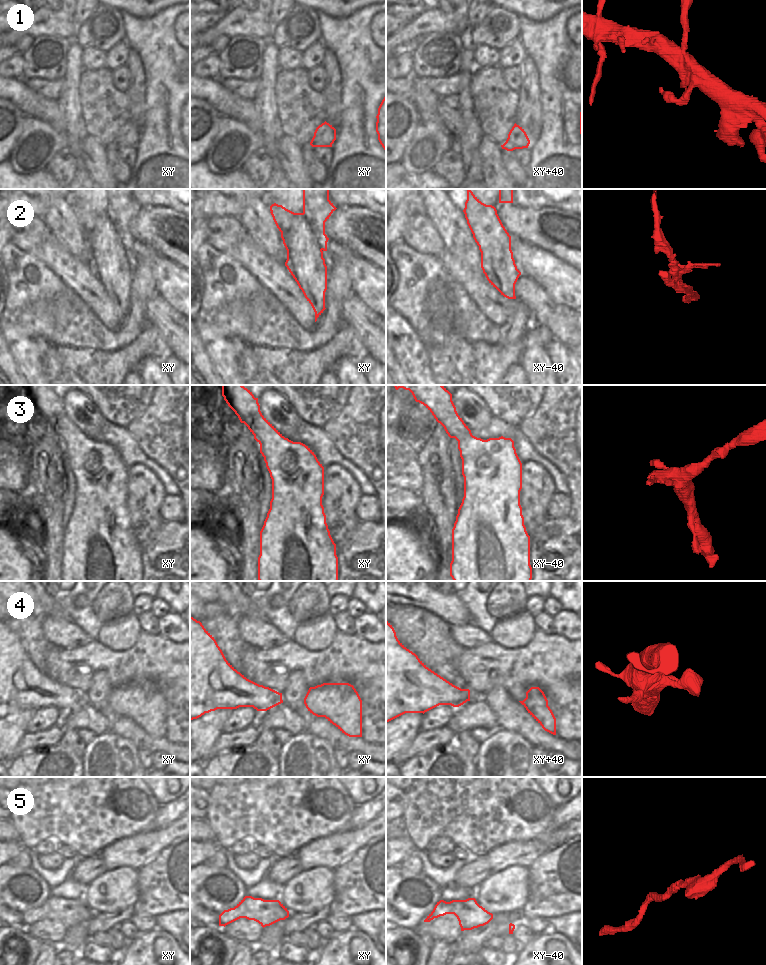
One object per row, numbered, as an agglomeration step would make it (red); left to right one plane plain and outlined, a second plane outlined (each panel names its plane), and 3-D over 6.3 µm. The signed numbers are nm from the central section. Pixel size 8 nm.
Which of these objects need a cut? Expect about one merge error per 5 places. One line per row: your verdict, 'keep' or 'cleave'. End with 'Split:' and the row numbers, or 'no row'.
1: keep
2: cleave
3: keep
4: keep
5: keep
Split: 2

